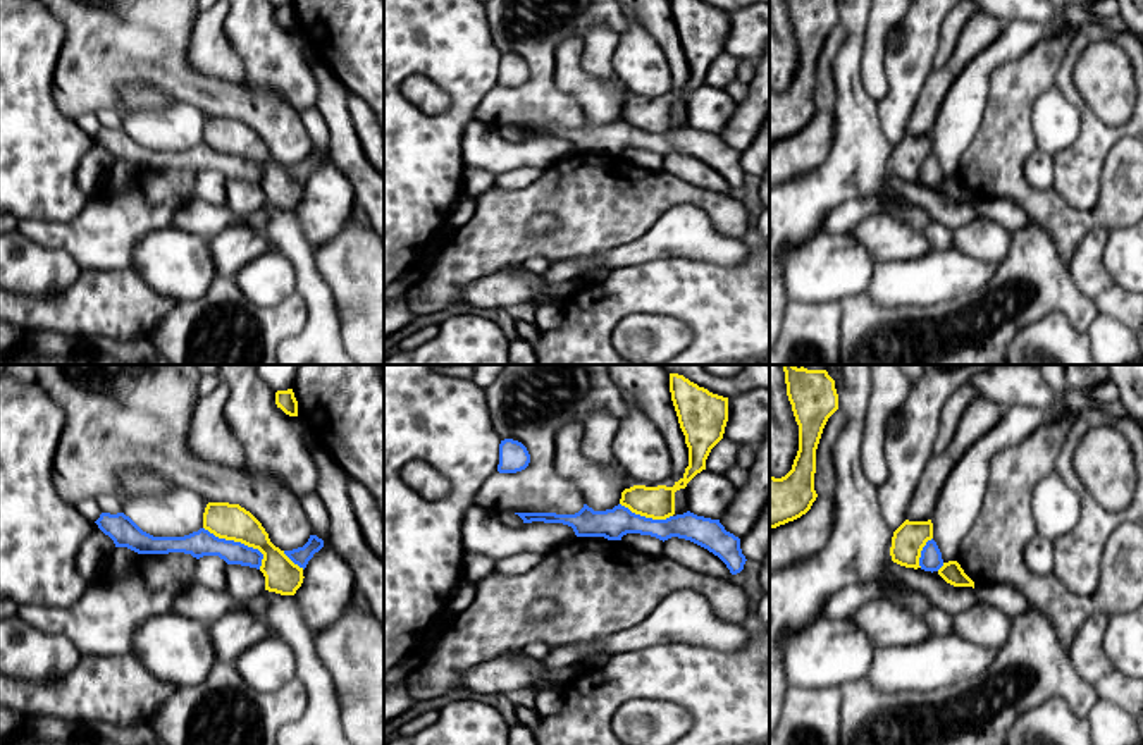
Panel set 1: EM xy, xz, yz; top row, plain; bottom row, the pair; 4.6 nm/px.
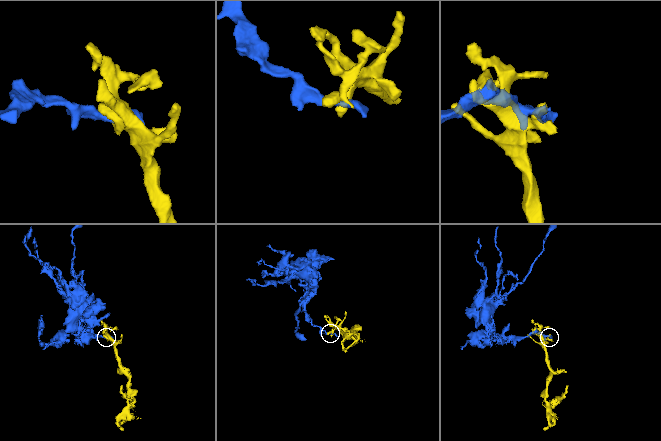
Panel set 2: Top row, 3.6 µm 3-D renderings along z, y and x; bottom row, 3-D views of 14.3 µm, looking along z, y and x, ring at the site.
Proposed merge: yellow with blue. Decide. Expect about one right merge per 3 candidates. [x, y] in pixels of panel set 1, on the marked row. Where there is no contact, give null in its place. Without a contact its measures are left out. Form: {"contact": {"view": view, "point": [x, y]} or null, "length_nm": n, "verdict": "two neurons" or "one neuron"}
{"contact": {"view": "xy", "point": [240, 541]}, "length_nm": 340, "verdict": "two neurons"}

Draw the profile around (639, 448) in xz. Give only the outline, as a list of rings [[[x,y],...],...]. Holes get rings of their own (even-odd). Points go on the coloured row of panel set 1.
[[[630,397],[623,399],[628,404],[628,415],[620,420],[616,435],[611,440],[611,456],[633,478],[637,485],[664,485],[671,477],[671,454],[664,437]]]

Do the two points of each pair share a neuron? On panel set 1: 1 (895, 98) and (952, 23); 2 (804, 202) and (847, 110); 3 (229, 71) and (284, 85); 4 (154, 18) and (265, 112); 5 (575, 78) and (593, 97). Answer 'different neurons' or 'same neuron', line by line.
1: different neurons
2: same neuron
3: different neurons
4: same neuron
5: same neuron

